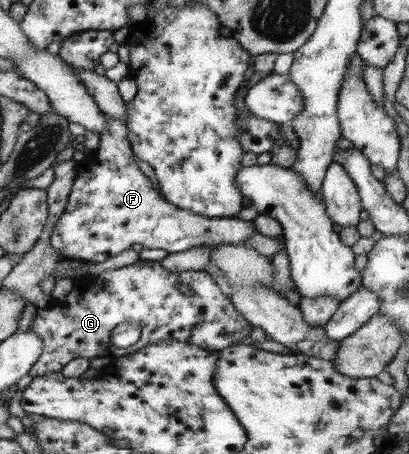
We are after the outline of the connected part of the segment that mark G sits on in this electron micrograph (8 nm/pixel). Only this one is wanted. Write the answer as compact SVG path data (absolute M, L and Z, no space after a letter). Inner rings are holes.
M141 260L123 269L105 270L98 276L84 275L73 283L75 291L71 296L52 299L48 308L37 308L33 316L28 330L39 336L43 351L28 372L31 378L59 372L78 357L125 356L161 340L177 340L217 351L238 344L240 340L249 342L252 326L207 272L170 272L160 262ZM180 284L189 287L189 296L179 291ZM119 324L133 324L141 330L139 341L127 350L111 343L111 330Z

